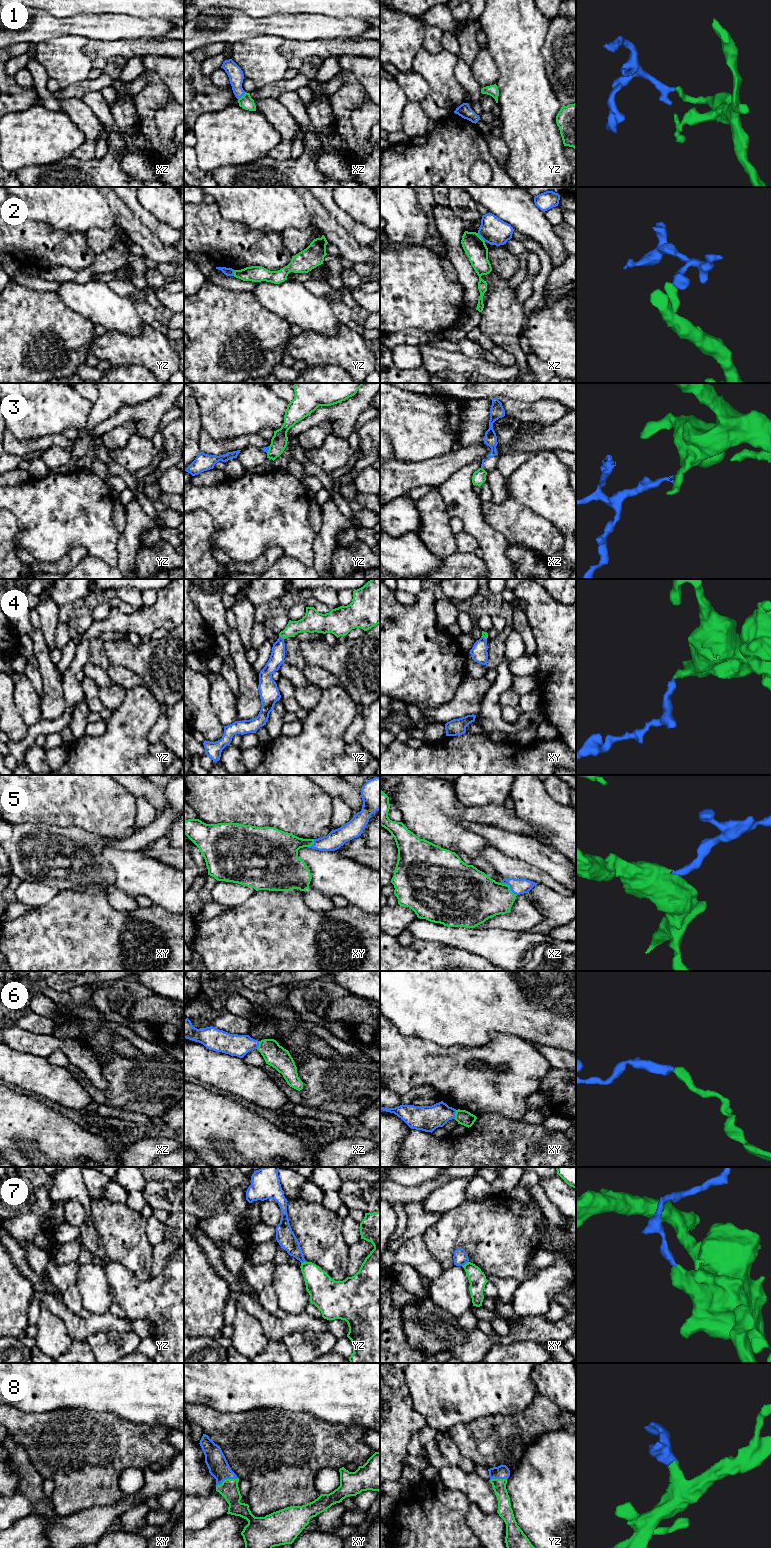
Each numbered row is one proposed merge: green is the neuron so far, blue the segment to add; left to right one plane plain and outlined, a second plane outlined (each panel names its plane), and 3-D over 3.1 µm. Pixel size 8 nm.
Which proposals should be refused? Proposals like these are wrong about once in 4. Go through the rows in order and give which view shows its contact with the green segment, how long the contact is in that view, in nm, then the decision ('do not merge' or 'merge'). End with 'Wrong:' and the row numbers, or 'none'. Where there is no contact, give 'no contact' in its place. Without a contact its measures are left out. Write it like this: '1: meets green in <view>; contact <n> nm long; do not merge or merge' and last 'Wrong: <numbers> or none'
1: meets green in xz; contact 90 nm long; merge
2: meets green in xz; contact 100 nm long; do not merge
3: meets green in yz; contact 60 nm long; do not merge
4: meets green in yz; contact 50 nm long; merge
5: meets green in xz; contact 170 nm long; merge
6: meets green in xy; contact 70 nm long; merge
7: meets green in xy; contact 70 nm long; do not merge
8: meets green in xy; contact 200 nm long; merge
Wrong: 2, 3, 7

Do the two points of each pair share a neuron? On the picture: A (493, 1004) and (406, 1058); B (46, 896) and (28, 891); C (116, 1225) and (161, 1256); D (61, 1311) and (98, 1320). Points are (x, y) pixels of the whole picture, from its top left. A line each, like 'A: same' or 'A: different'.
A: different
B: same
C: different
D: same

